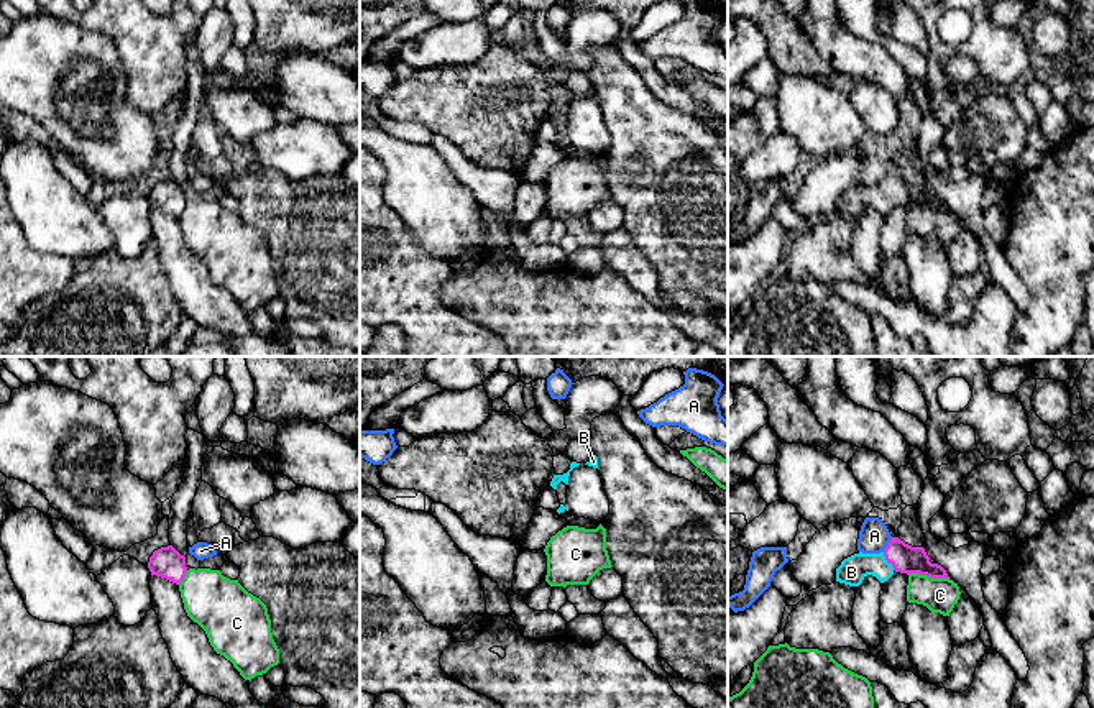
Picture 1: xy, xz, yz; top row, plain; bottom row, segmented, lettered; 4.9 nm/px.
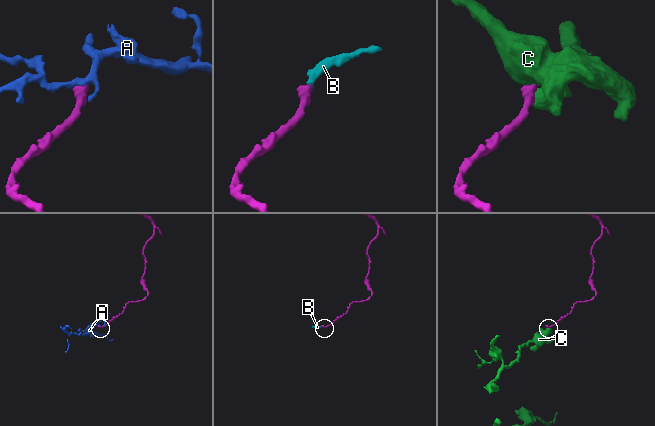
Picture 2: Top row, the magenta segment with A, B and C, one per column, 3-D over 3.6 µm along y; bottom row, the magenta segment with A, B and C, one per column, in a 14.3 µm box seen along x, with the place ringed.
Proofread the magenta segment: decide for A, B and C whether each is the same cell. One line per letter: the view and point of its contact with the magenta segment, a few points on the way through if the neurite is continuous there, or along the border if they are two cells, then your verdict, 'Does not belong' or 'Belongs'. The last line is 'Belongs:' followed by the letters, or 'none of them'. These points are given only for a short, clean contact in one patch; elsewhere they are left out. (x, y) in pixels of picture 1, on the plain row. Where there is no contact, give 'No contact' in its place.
A: Touches magenta at yz (887, 176). Boundary: yz (892, 170), (882, 183). Does not belong
B: Touches magenta at yz (886, 191). Path across: yz (905, 191), (886, 191), (851, 204). Belongs
C: Touches magenta at yz (928, 207). Boundary: yz (909, 206), (948, 211). Does not belong
Belongs: B

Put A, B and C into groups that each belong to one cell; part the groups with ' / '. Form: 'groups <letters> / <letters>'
groups A / B / C

